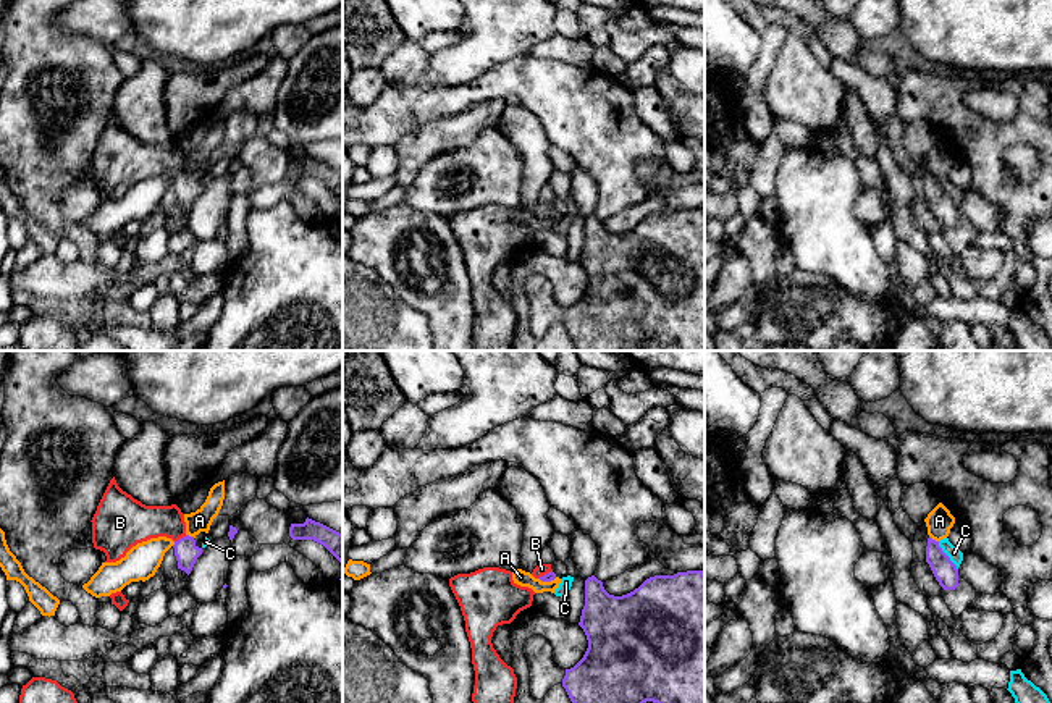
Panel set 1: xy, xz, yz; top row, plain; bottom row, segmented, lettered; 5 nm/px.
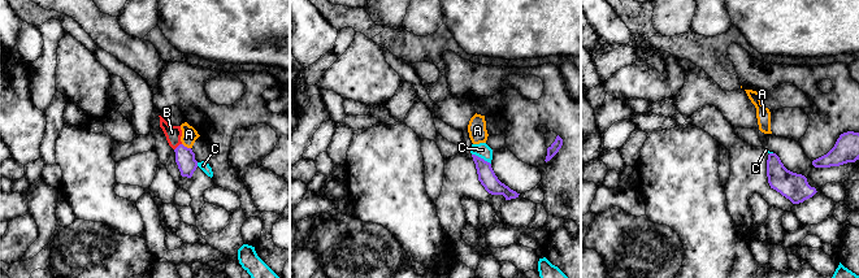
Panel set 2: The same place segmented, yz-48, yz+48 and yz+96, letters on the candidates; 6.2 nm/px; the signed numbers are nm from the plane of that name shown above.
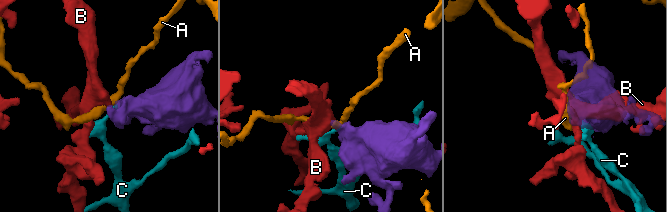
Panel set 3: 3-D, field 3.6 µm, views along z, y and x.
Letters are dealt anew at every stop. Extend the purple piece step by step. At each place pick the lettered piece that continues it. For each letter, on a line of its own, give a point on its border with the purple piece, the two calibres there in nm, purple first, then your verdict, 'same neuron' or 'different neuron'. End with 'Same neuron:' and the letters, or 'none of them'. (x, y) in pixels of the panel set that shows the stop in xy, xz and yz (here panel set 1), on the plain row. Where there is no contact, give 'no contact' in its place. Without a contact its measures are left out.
A: yz (934, 178) | 120/140 nm | different neuron
B: xy (180, 176) | 120/220 nm | same neuron
C: yz (947, 194) | 120/70 nm | different neuron
Same neuron: B

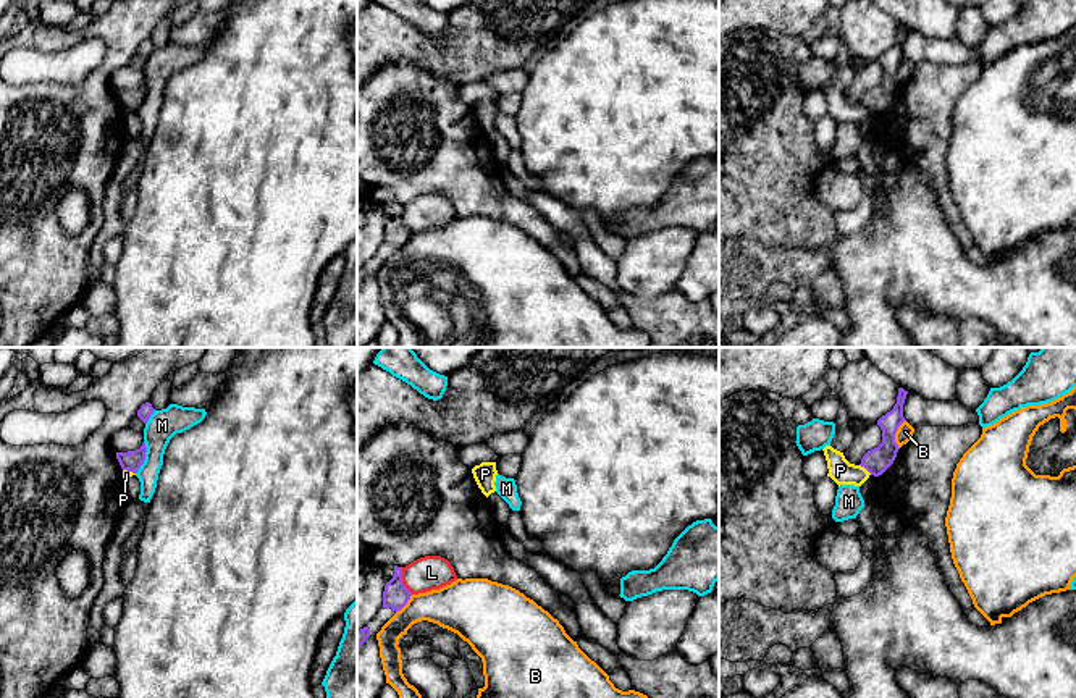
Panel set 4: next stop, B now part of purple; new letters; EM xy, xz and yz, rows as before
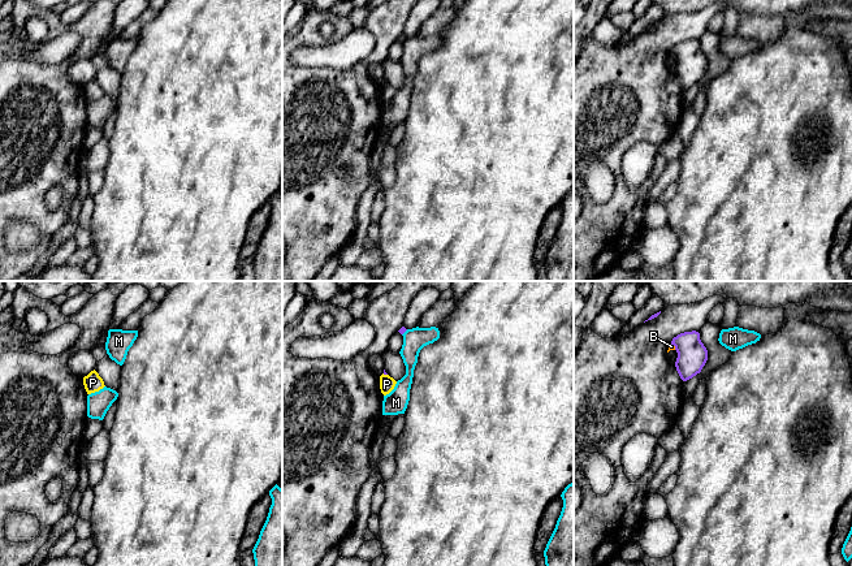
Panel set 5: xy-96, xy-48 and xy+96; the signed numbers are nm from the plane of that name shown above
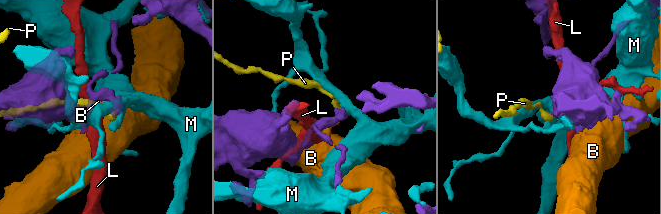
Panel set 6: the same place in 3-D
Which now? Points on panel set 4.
B: yz (894, 73) | 130/80 nm | different neuron
L: xz (401, 218) | 120/180 nm | different neuron
M: xy (144, 96) | 110/150 nm | different neuron
P: yz (866, 107) | 130/120 nm | different neuron
Same neuron: none of them

